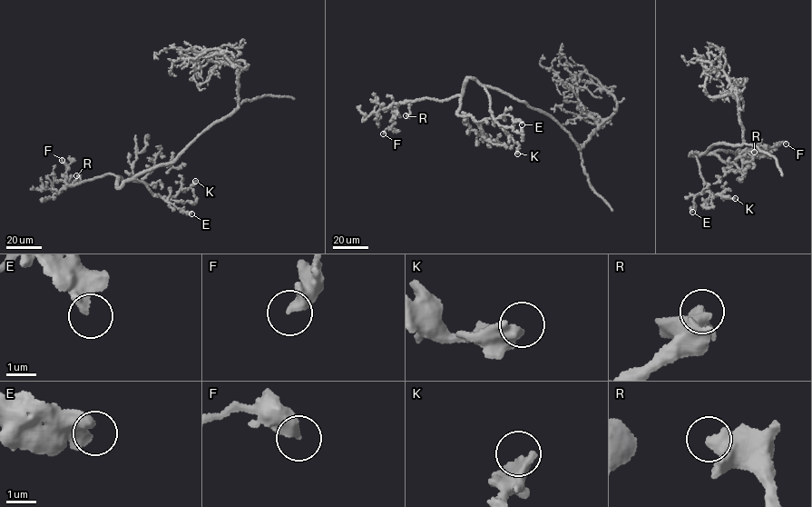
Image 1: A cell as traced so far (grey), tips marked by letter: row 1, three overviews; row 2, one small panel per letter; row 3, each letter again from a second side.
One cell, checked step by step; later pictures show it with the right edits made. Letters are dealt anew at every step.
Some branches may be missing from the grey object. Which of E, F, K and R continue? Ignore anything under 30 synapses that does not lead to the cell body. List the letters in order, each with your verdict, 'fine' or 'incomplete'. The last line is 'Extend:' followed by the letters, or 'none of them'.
E: fine
F: fine
K: fine
R: fine
Extend: none of them

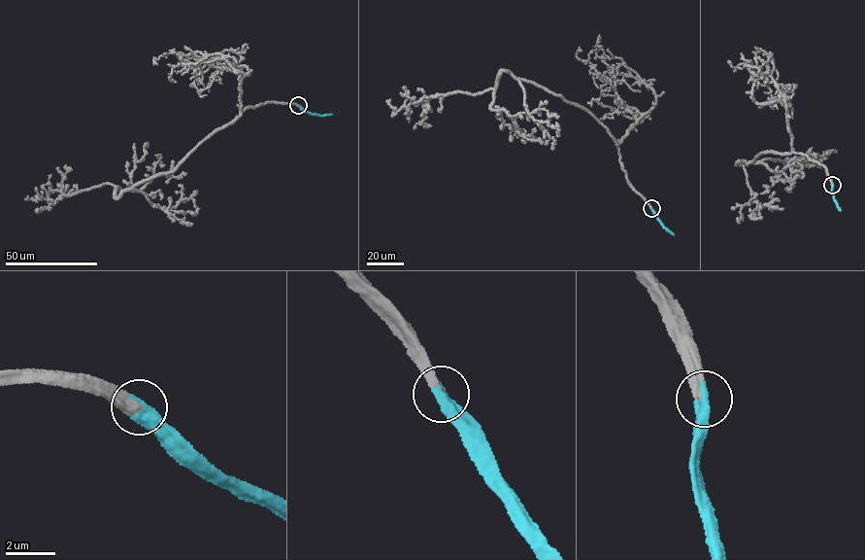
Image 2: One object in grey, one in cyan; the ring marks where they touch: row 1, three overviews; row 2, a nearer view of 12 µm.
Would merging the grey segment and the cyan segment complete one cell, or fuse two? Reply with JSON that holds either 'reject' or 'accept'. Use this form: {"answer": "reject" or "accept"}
{"answer": "accept"}

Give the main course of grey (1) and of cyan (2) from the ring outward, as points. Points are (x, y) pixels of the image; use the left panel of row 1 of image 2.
1: (298, 105), (249, 106), (174, 169), (141, 181), (117, 197), (115, 186), (107, 183), (49, 202), (50, 175)
2: (298, 105), (313, 114), (332, 114)

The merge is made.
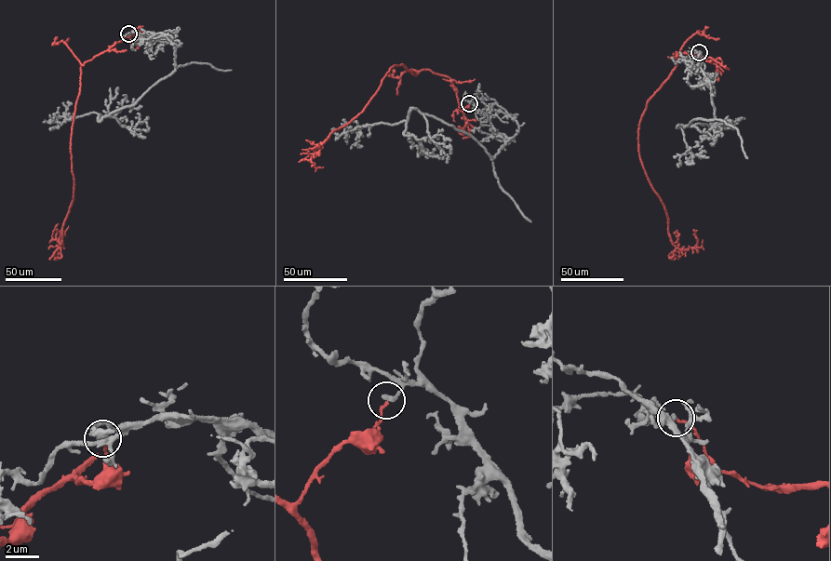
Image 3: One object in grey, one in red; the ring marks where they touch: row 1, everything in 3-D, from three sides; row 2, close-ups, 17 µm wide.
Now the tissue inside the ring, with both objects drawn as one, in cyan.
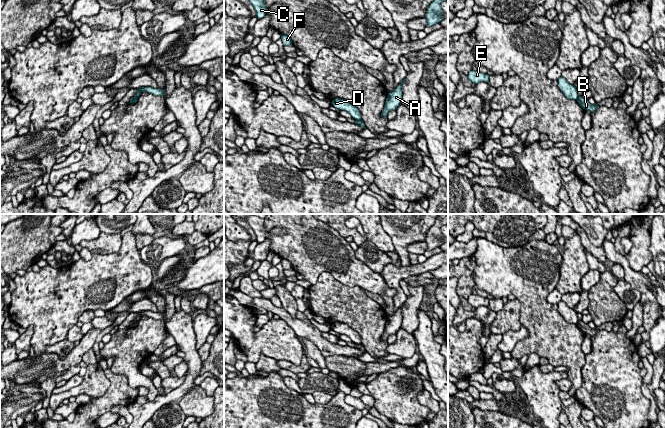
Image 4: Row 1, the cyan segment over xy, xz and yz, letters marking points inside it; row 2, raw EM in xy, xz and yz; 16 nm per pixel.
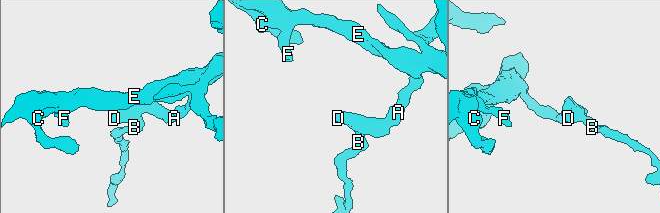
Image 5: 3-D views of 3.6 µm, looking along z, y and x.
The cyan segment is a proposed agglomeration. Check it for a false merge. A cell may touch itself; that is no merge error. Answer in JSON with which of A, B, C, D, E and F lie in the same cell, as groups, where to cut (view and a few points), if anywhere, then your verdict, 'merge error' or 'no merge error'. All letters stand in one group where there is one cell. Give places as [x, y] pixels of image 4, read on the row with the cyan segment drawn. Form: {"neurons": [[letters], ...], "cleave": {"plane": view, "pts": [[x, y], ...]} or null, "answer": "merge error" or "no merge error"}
{"neurons": [["A", "C", "D", "E", "F"], ["B"]], "cleave": {"plane": "yz", "pts": [[578, 97], [576, 99]]}, "answer": "merge error"}

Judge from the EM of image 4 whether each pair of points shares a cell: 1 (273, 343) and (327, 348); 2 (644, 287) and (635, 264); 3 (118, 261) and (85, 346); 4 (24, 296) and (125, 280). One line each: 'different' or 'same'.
1: different
2: different
3: different
4: same

